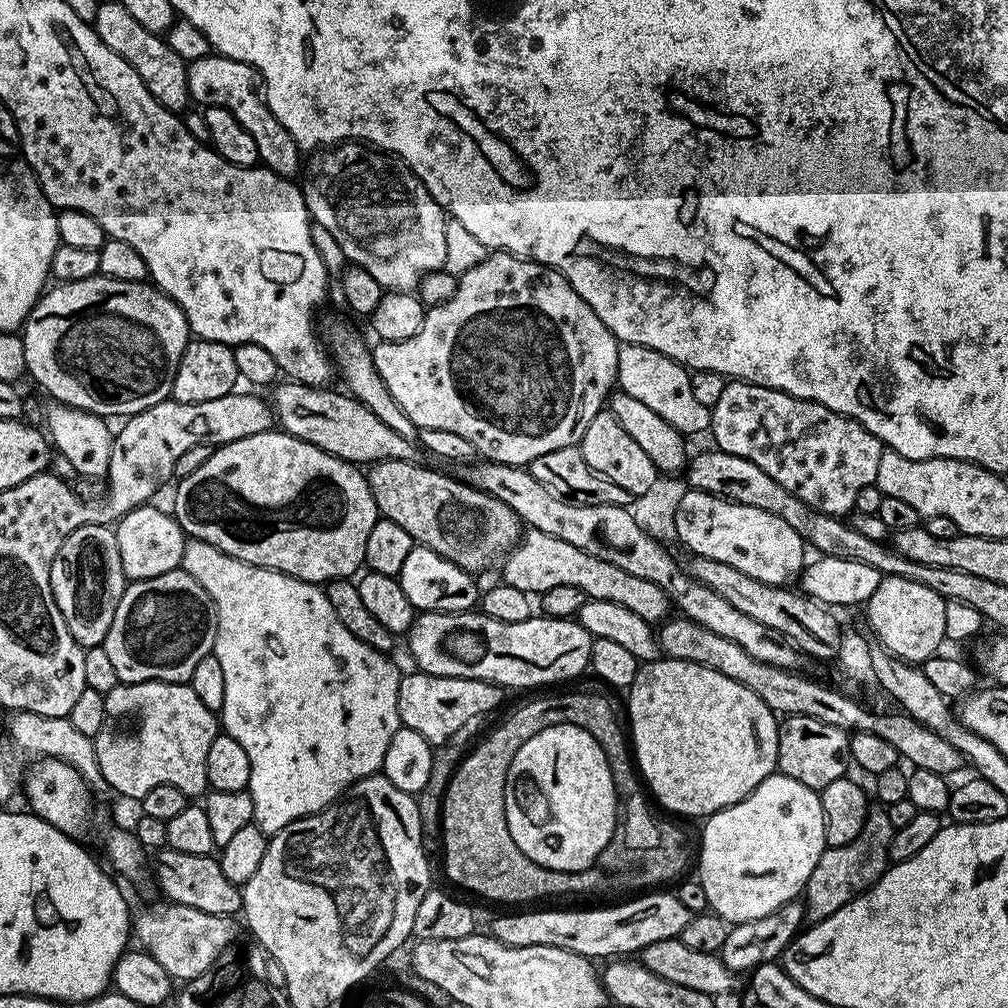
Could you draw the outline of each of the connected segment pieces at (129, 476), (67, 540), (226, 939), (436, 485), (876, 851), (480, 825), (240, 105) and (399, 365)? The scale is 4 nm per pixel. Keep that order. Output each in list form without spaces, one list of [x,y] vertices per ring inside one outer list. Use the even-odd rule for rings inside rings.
[[[231,394],[214,401],[186,402],[173,398],[158,402],[136,416],[129,416],[115,433],[106,477],[107,499],[99,505],[99,519],[112,522],[133,508],[147,505],[148,500],[168,479],[173,479],[175,463],[182,454],[199,444],[223,446],[269,431],[274,424],[274,409],[260,396]]]
[[[107,523],[84,524],[64,537],[50,566],[50,590],[74,642],[78,642],[81,648],[103,645],[125,587],[126,577],[118,554],[116,533]]]
[[[163,903],[135,913],[135,939],[136,936],[140,939],[139,947],[149,952],[173,981],[187,982],[198,978],[206,970],[210,970],[220,953],[228,951],[237,939],[235,919],[232,916],[206,914],[185,904]]]
[[[382,460],[367,469],[368,485],[376,499],[377,513],[383,519],[394,522],[410,534],[417,545],[434,550],[442,558],[454,562],[462,570],[479,574],[492,563],[503,561],[522,539],[522,521],[506,502],[494,498],[488,492],[480,492],[464,483],[463,479],[443,476],[432,468],[419,468],[410,460]]]
[[[872,806],[868,809],[868,817],[863,830],[854,842],[846,846],[825,847],[822,858],[818,858],[818,866],[814,866],[814,874],[810,874],[806,889],[807,903],[813,917],[823,918],[842,910],[851,900],[864,895],[890,867],[888,851],[892,845],[894,823],[888,817],[889,809],[884,806]]]
[[[532,698],[528,700],[528,708],[524,707],[522,712],[512,708],[507,716],[498,729],[465,755],[450,778],[440,815],[444,872],[466,891],[508,904],[504,906],[528,906],[531,900],[564,896],[567,892],[591,894],[602,884],[600,875],[550,870],[526,858],[518,850],[518,842],[510,838],[510,826],[506,826],[506,778],[514,754],[534,734],[564,724],[564,712],[540,712],[536,699]]]
[[[210,54],[206,58],[198,58],[188,64],[188,94],[204,108],[225,108],[242,122],[242,126],[254,138],[258,145],[260,164],[277,172],[279,176],[295,177],[295,172],[302,168],[300,156],[302,149],[290,138],[290,130],[274,118],[264,99],[260,73],[254,66],[246,62],[238,62],[234,58],[226,58],[219,54]]]
[[[499,250],[485,255],[482,263],[463,272],[457,279],[456,288],[449,300],[425,311],[422,326],[418,334],[414,334],[414,338],[406,338],[393,344],[380,342],[377,345],[377,348],[371,349],[374,366],[382,382],[386,382],[386,390],[390,390],[394,402],[398,402],[398,406],[408,415],[408,420],[413,426],[417,429],[450,430],[450,434],[459,434],[461,438],[466,438],[466,442],[475,446],[477,453],[485,461],[517,466],[527,466],[534,458],[550,454],[550,450],[562,450],[579,445],[581,438],[586,434],[586,426],[590,426],[590,422],[594,422],[596,415],[605,407],[617,383],[616,371],[620,349],[616,335],[606,326],[606,322],[602,322],[602,318],[598,318],[598,314],[594,314],[591,306],[572,289],[571,282],[560,271],[546,264],[539,264],[537,260],[529,260],[516,256],[513,252]]]

